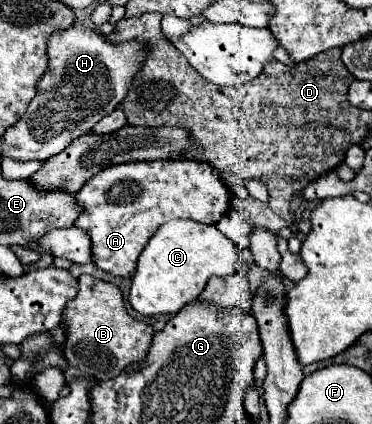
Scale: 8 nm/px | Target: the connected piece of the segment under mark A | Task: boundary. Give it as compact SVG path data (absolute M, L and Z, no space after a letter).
M154 160L126 162L96 174L76 194L84 212L74 226L86 230L94 244L94 262L114 276L130 276L150 236L168 220L186 218L216 224L230 208L230 192L204 162Z

